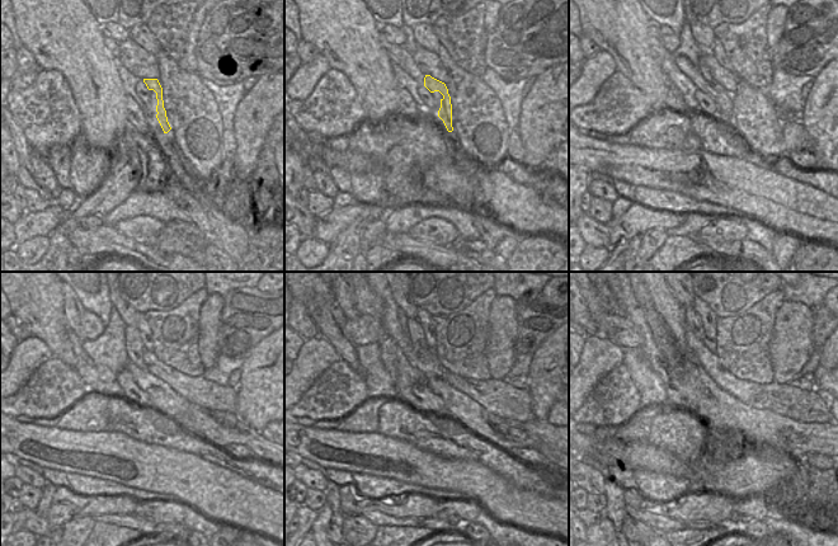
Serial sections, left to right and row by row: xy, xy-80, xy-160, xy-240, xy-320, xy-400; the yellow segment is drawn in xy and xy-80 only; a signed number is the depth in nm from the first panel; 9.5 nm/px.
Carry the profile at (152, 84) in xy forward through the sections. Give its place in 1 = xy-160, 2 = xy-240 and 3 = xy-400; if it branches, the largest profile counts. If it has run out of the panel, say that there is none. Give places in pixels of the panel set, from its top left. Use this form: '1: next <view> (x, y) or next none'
1: next xy-160 (704, 70)
2: next xy-240 (135, 348)
3: next xy-400 (693, 323)

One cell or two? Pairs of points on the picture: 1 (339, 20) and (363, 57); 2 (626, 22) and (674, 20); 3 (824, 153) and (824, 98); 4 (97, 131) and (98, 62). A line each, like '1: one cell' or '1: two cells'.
1: one cell
2: two cells
3: one cell
4: one cell

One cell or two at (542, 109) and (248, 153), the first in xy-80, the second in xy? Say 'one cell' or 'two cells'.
one cell

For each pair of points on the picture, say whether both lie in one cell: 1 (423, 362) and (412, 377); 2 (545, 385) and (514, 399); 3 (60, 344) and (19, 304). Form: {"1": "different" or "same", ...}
{"1": "different", "2": "different", "3": "same"}

